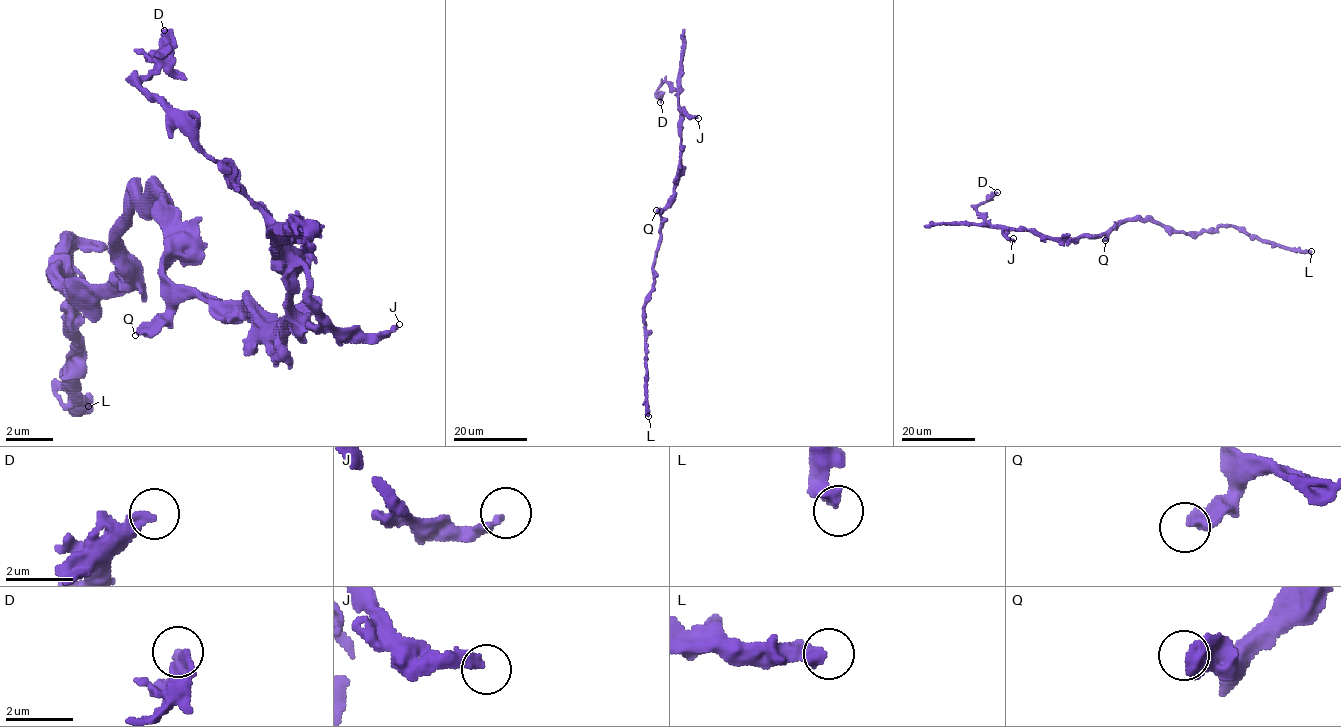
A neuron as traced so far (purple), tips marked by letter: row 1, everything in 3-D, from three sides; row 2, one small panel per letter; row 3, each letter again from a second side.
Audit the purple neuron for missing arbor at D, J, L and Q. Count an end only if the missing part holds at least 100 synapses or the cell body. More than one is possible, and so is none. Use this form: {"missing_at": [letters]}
{"missing_at": []}

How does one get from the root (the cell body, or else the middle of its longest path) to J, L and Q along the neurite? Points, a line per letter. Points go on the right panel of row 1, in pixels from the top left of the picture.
J: (1119, 223), (1098, 235), (1076, 238), (1041, 238), (1026, 229), (1010, 229), (1006, 236), (1013, 238)
L: (1119, 223), (1152, 220), (1185, 232), (1236, 226), (1266, 241), (1311, 251)
Q: (1119, 223), (1105, 240)

